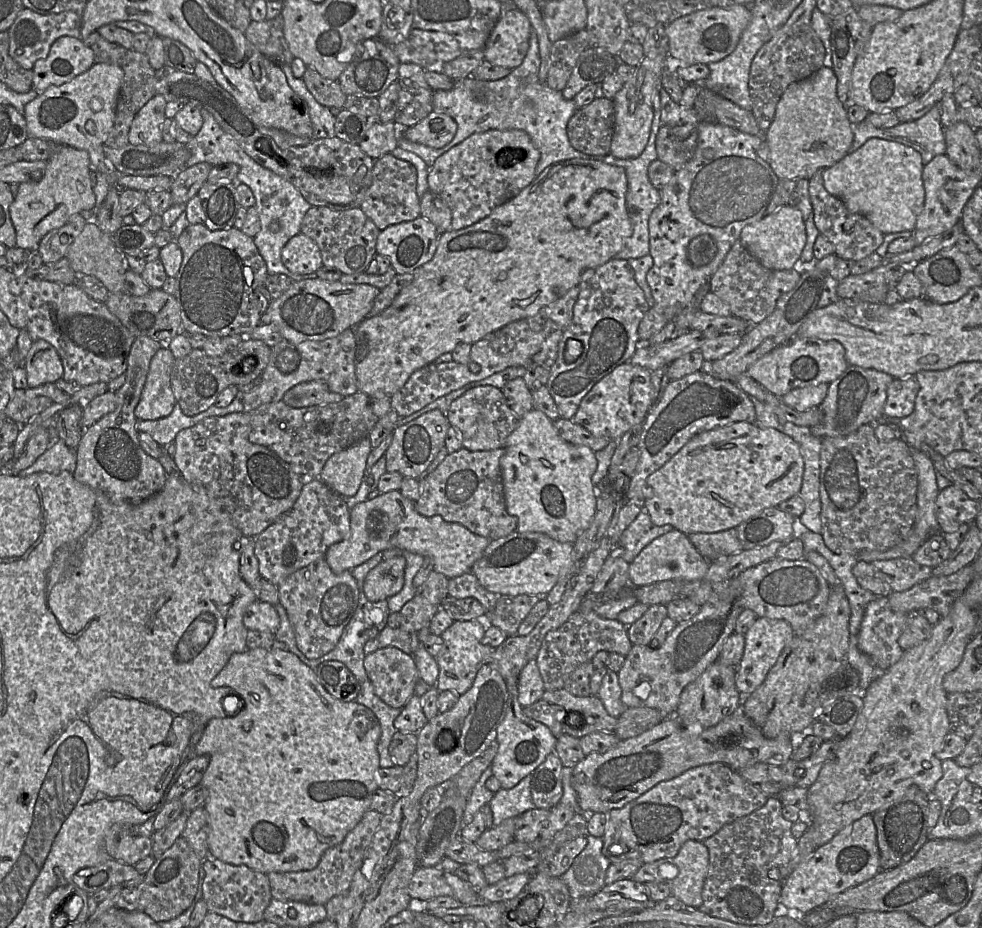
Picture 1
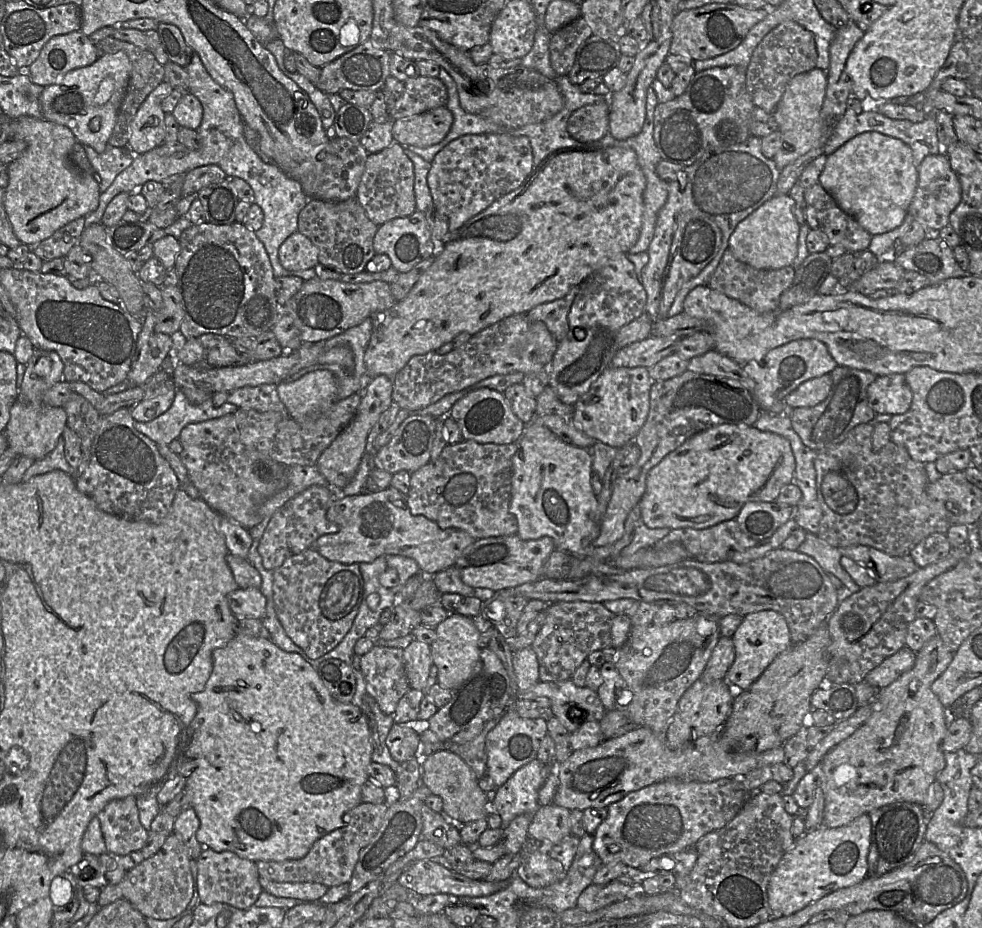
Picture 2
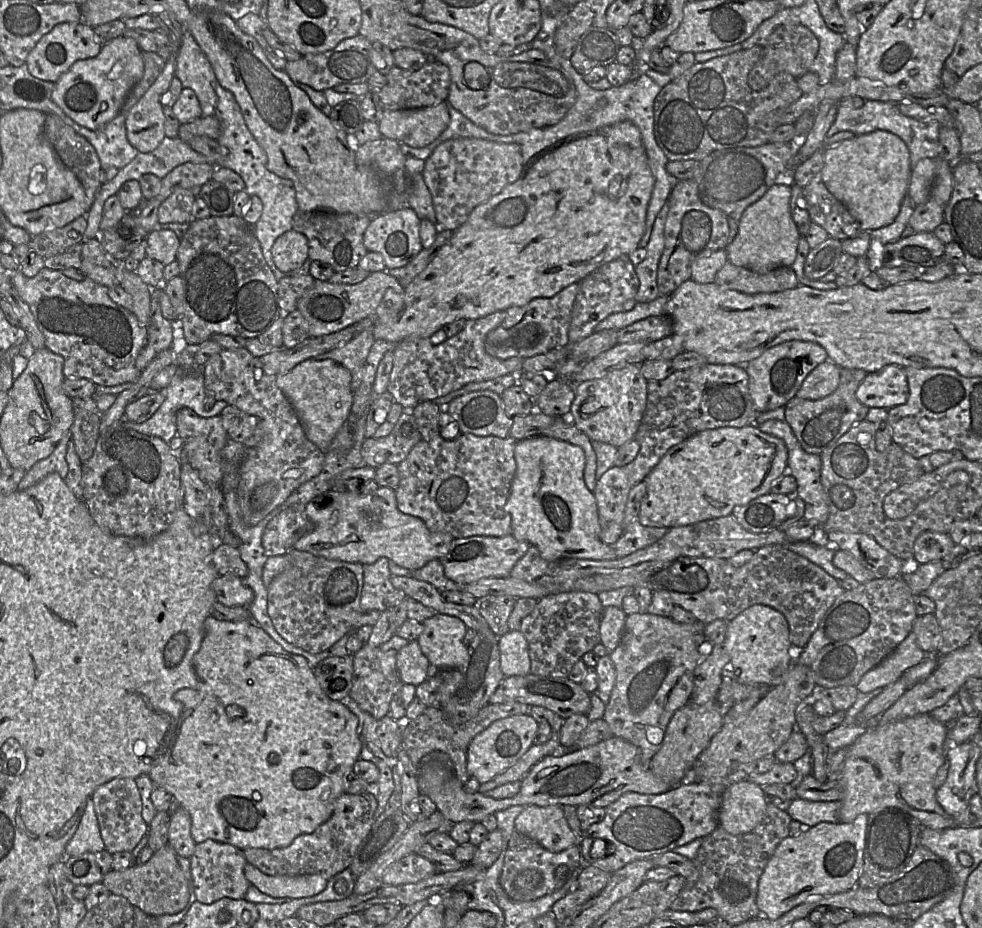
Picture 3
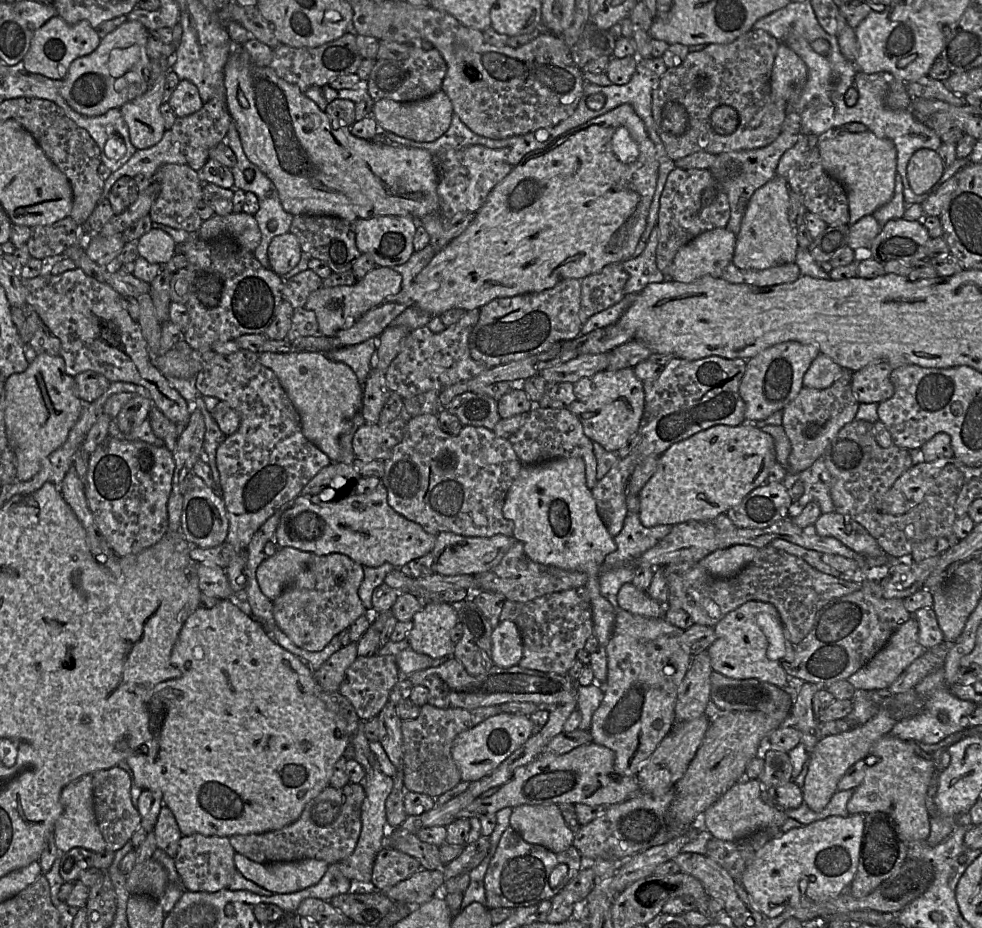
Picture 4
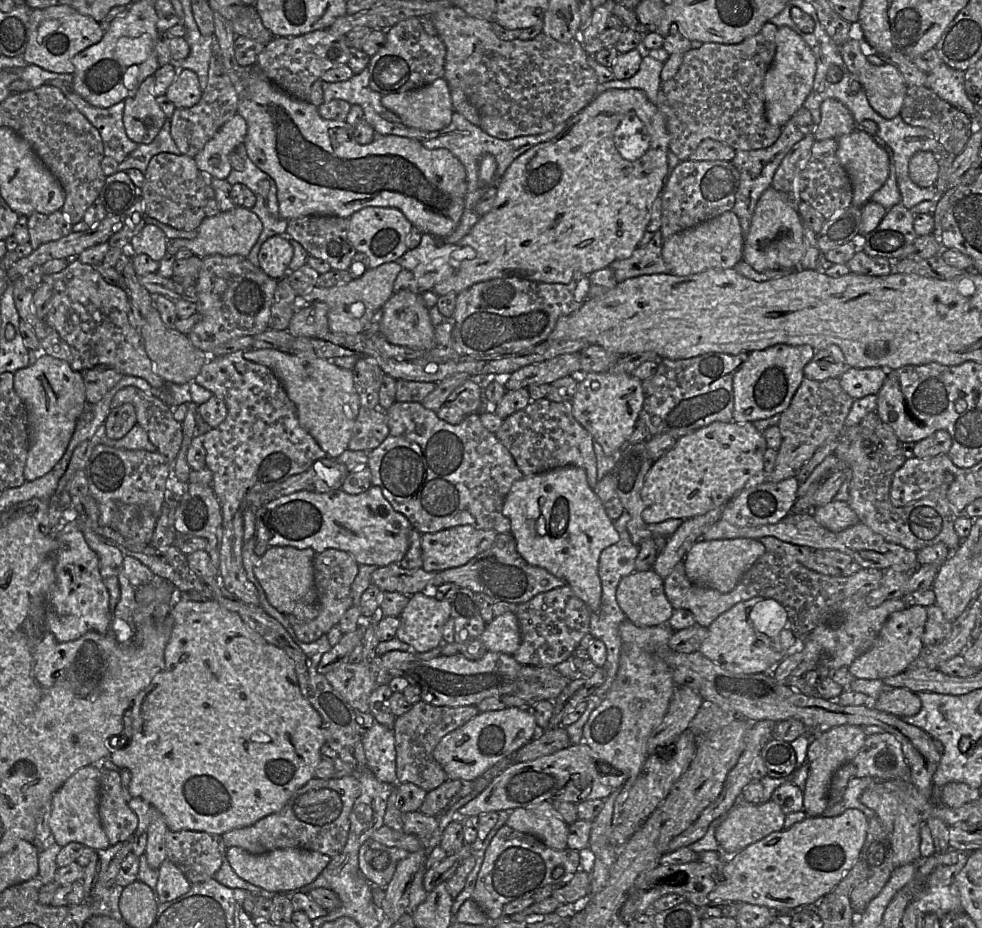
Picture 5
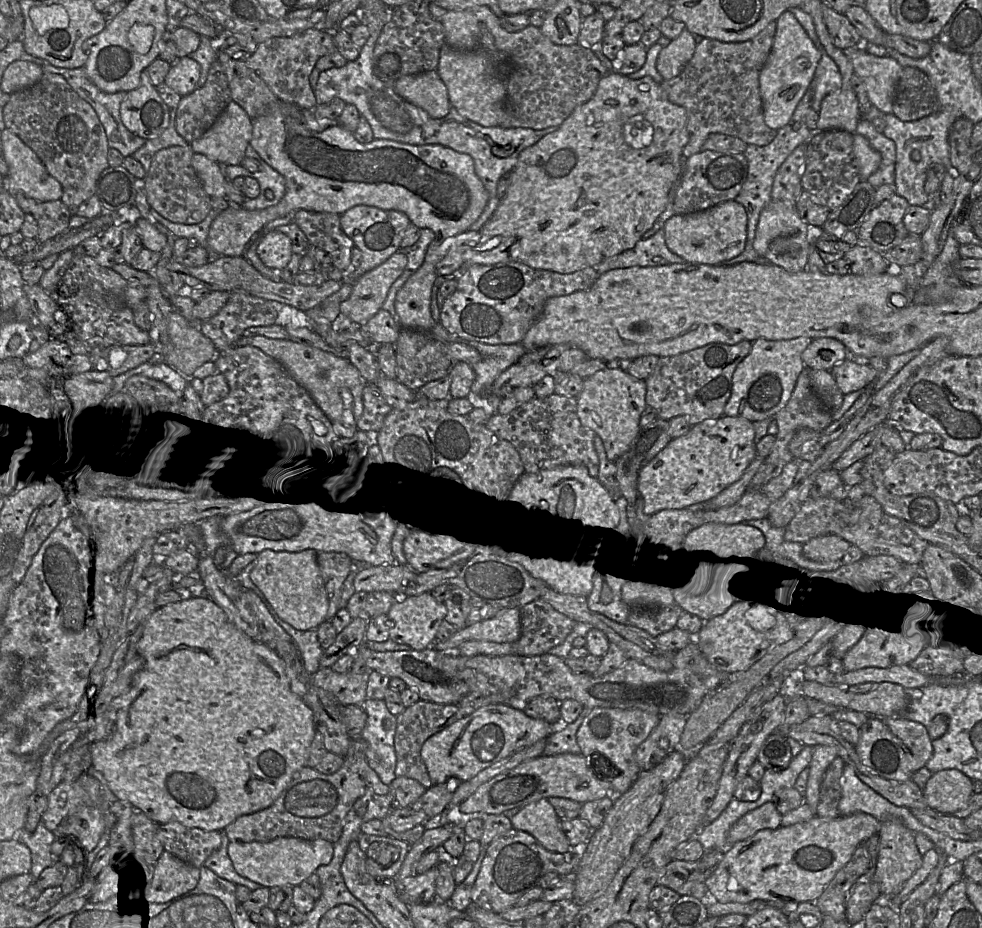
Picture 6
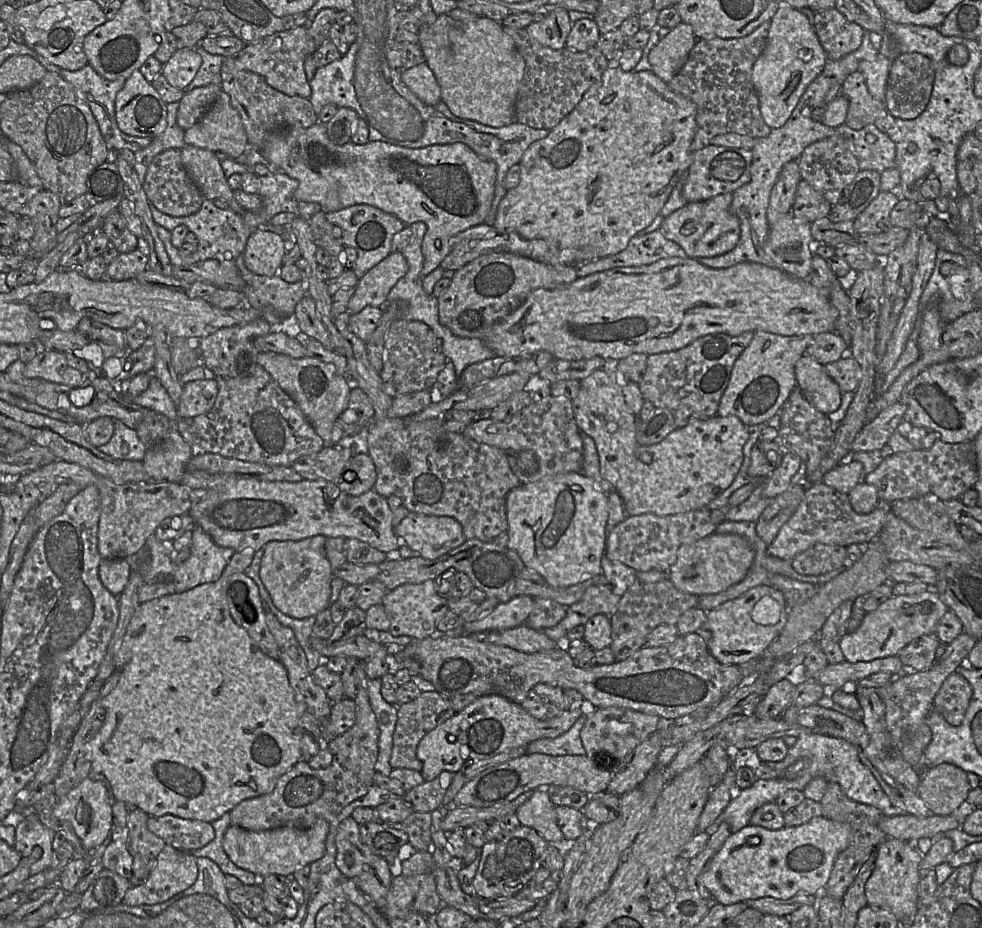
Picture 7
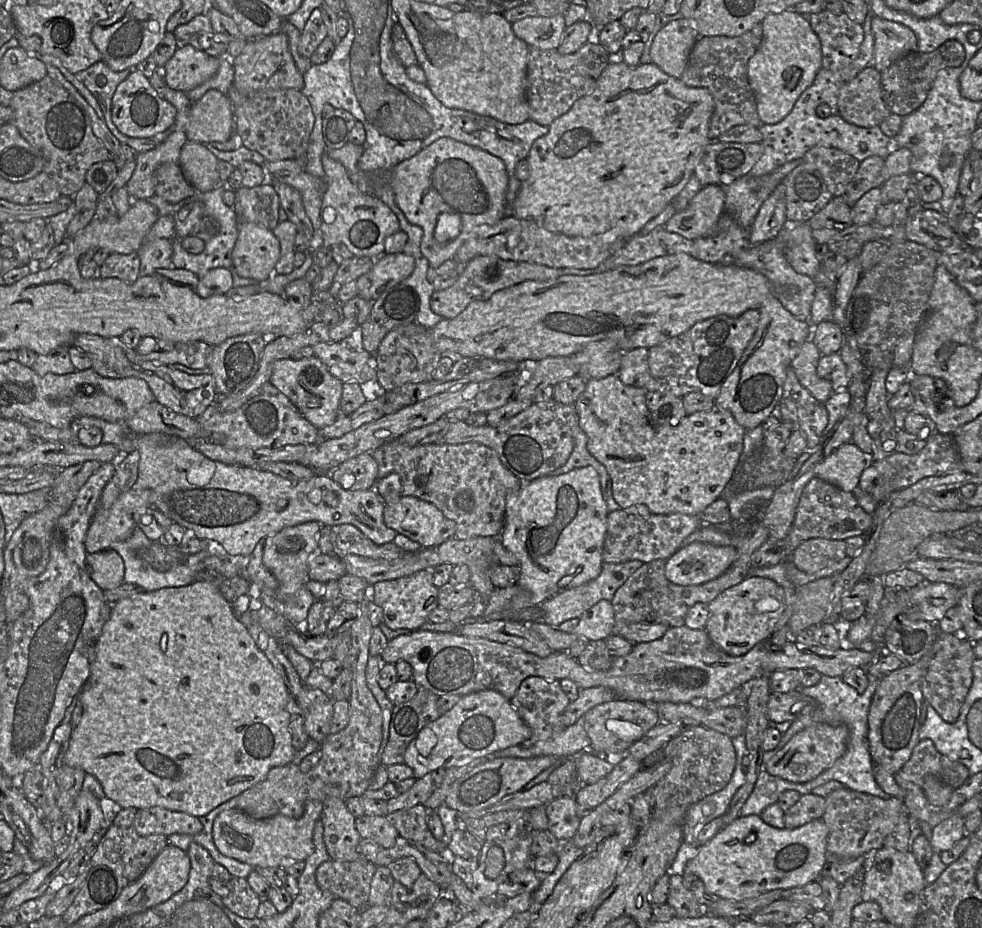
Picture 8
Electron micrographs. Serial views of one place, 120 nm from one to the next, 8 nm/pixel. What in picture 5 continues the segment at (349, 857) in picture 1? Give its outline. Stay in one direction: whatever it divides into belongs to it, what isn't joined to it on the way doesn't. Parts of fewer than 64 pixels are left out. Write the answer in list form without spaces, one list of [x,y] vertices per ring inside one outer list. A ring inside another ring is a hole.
[[[353,775],[329,779],[314,776],[299,787],[278,812],[269,814],[250,826],[227,831],[221,836],[227,848],[241,847],[252,854],[300,848],[334,857],[341,853],[347,842],[349,815],[361,792],[361,783]]]

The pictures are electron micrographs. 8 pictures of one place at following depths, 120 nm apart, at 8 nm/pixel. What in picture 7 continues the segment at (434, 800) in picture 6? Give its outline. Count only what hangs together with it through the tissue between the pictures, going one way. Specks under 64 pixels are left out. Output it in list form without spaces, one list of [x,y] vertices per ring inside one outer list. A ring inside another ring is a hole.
[[[443,771],[431,781],[413,787],[402,798],[410,803],[414,811],[432,812],[441,806],[444,794],[454,778],[453,772]]]

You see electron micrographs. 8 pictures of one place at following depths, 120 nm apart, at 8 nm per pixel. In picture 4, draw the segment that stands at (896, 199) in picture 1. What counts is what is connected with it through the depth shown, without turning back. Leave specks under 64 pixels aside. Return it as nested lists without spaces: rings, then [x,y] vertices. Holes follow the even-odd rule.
[[[832,131],[822,137],[817,145],[825,171],[845,189],[850,213],[849,224],[873,214],[887,204],[894,195],[897,171],[897,150],[894,143],[878,138],[873,132],[851,133]],[[922,148],[909,160],[907,178],[911,189],[917,195],[932,190],[944,173],[944,166],[937,151]]]

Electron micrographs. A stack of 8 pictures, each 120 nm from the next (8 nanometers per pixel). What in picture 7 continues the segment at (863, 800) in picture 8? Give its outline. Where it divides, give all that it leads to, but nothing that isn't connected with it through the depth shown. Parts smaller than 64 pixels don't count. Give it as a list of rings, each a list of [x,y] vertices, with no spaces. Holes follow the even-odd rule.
[[[828,782],[826,792],[820,803],[822,805],[821,816],[837,822],[846,822],[851,827],[851,841],[849,846],[836,858],[828,881],[823,888],[824,894],[842,900],[846,890],[853,882],[871,852],[876,850],[888,838],[879,828],[879,821],[885,815],[874,806],[859,803],[848,798],[836,782]]]

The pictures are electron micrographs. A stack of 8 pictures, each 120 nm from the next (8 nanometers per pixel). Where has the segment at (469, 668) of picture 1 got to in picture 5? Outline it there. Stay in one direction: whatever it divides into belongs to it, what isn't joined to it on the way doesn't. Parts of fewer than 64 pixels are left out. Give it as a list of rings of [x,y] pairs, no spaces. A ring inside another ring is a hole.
[[[432,592],[410,596],[399,616],[396,637],[413,647],[414,652],[428,652],[443,643],[443,628],[451,618],[448,600],[438,600]]]

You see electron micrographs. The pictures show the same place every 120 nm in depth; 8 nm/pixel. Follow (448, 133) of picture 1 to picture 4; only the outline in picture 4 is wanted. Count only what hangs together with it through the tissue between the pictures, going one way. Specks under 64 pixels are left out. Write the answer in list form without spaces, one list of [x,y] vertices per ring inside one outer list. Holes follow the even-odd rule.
[[[443,90],[414,102],[380,99],[373,107],[373,117],[379,129],[417,142],[433,142],[441,137],[449,129],[453,113],[452,103]]]

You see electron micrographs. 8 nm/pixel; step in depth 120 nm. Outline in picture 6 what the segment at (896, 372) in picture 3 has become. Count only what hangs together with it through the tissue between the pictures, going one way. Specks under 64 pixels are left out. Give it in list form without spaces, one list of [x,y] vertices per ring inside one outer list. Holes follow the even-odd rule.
[[[847,358],[836,364],[831,373],[844,395],[871,386],[879,374],[867,361]]]

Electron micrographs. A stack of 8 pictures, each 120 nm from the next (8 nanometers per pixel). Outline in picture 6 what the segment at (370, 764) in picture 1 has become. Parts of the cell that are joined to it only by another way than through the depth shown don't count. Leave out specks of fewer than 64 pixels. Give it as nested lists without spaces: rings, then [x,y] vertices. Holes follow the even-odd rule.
[[[207,595],[159,606],[147,619],[138,643],[145,664],[133,677],[129,691],[113,699],[116,709],[115,729],[104,739],[91,743],[92,766],[102,772],[107,786],[123,801],[143,811],[157,824],[177,821],[188,827],[204,830],[224,829],[237,817],[270,806],[286,788],[292,776],[307,765],[309,748],[316,732],[314,714],[304,699],[291,690],[284,660],[266,644],[252,639],[232,623],[224,609]]]

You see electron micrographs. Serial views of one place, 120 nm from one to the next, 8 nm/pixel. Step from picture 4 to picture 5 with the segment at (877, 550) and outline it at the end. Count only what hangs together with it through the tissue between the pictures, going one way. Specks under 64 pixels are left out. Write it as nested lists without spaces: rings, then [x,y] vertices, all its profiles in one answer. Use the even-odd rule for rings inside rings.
[[[832,500],[812,510],[815,520],[832,532],[840,532],[859,522],[858,516],[848,502]]]

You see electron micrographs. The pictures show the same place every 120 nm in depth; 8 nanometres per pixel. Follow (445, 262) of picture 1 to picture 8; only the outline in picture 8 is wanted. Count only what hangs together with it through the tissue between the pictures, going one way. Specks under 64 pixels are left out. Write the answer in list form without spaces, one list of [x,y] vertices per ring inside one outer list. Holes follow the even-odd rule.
[[[619,57],[612,58],[592,90],[579,98],[568,112],[555,119],[548,126],[548,133],[532,144],[527,157],[529,177],[521,184],[511,215],[517,219],[532,219],[546,230],[568,237],[629,240],[637,235],[668,204],[672,203],[688,182],[704,148],[710,143],[708,128],[713,110],[714,100],[707,89],[687,86],[680,79],[669,76],[653,63],[629,66]]]

